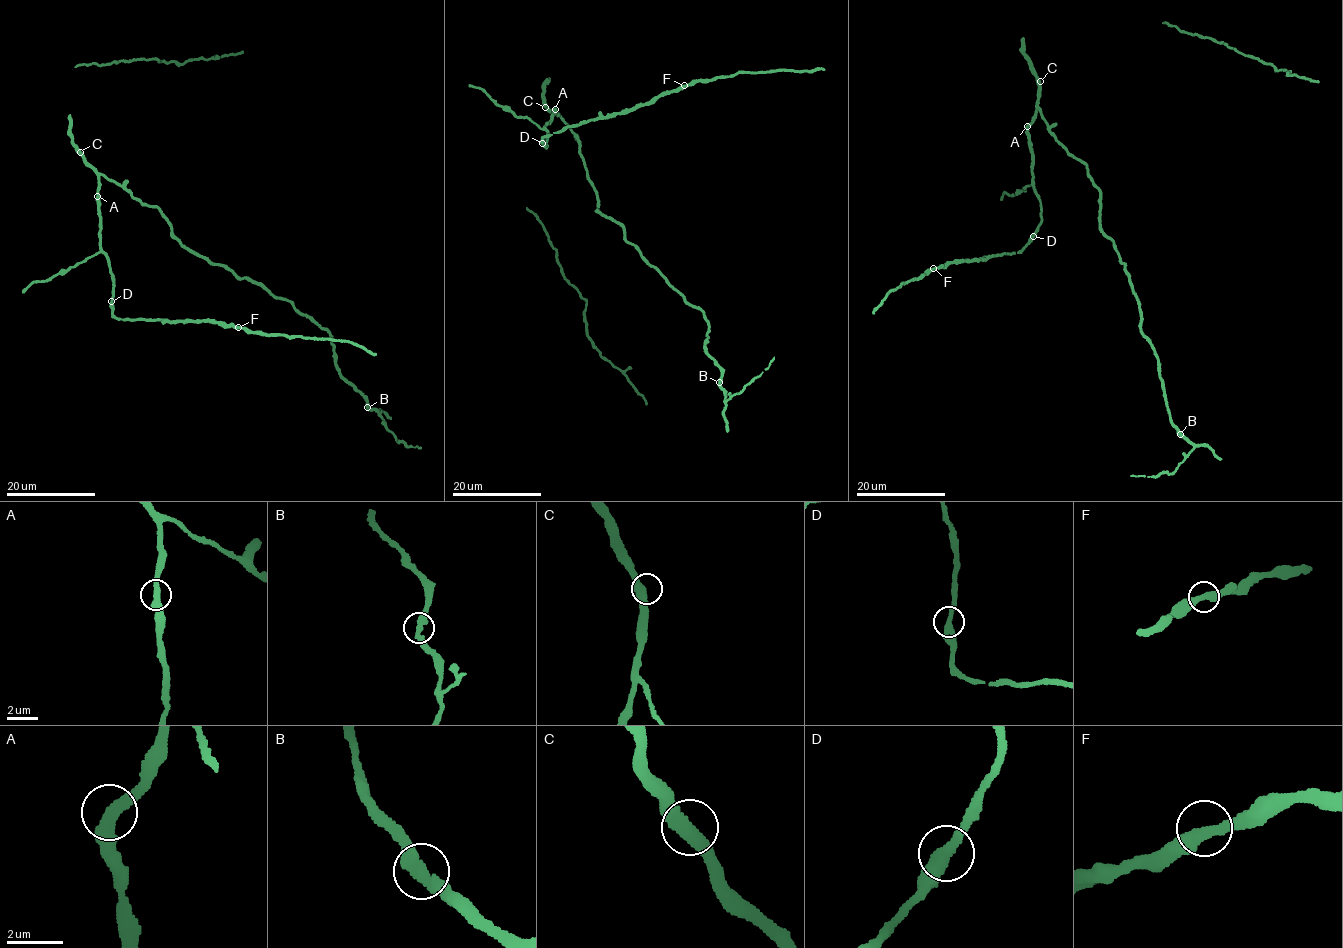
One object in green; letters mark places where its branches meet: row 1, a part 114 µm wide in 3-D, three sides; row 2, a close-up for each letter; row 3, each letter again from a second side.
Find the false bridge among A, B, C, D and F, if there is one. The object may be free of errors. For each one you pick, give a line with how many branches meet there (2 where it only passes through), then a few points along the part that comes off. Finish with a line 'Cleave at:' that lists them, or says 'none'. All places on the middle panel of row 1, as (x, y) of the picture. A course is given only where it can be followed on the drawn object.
Cleave at: none

